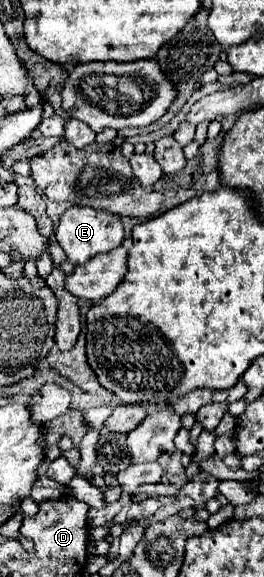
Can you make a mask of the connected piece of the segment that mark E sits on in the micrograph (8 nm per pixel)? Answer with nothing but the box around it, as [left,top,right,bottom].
[56,206,124,266]

